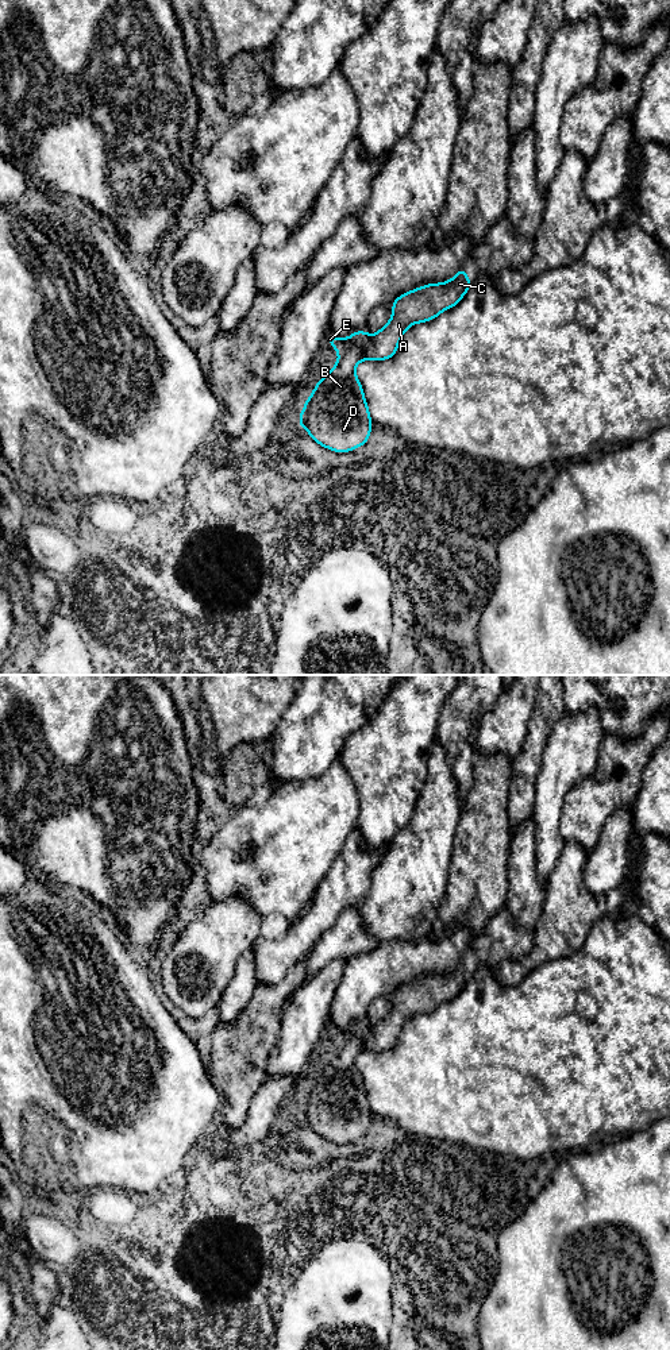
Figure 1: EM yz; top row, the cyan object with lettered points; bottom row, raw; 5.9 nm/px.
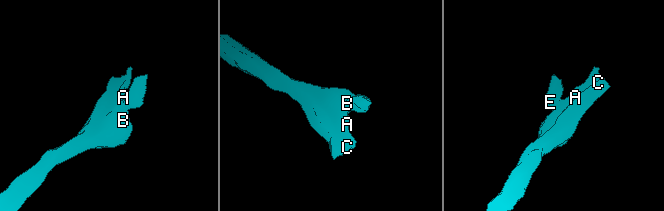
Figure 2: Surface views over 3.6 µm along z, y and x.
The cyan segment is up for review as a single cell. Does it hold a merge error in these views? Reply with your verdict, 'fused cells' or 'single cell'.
fused cells

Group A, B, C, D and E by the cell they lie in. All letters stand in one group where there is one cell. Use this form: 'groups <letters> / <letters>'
groups A B C D / E

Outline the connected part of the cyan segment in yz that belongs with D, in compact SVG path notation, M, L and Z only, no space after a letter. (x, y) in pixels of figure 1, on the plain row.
M461 957L457 967L444 975L430 975L401 986L392 994L393 1007L388 1015L374 1027L366 1022L355 1022L350 1027L349 1038L339 1045L338 1054L332 1061L316 1073L315 1083L308 1088L299 1116L307 1120L311 1129L321 1138L338 1145L349 1143L363 1137L370 1127L373 1112L369 1106L363 1080L355 1068L355 1057L363 1050L384 1052L394 1048L398 1033L407 1019L415 1014L424 1014L438 1008L443 1002L455 998L470 980L465 958Z

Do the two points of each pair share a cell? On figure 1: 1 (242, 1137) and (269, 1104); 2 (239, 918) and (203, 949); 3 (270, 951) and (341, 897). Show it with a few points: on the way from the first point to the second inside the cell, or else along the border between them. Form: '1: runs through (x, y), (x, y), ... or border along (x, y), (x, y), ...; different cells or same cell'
1: runs through (250, 1129), (265, 1113); same cell
2: runs through (230, 928), (212, 944); same cell
3: runs through (288, 949), (323, 914); same cell

